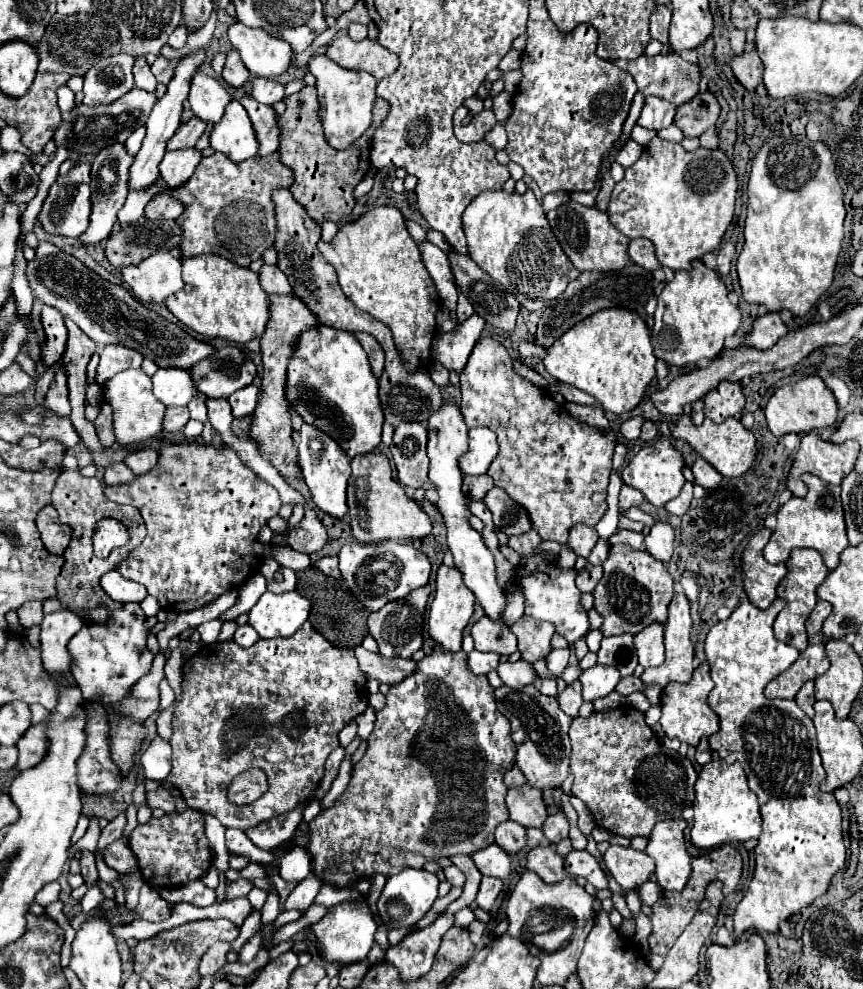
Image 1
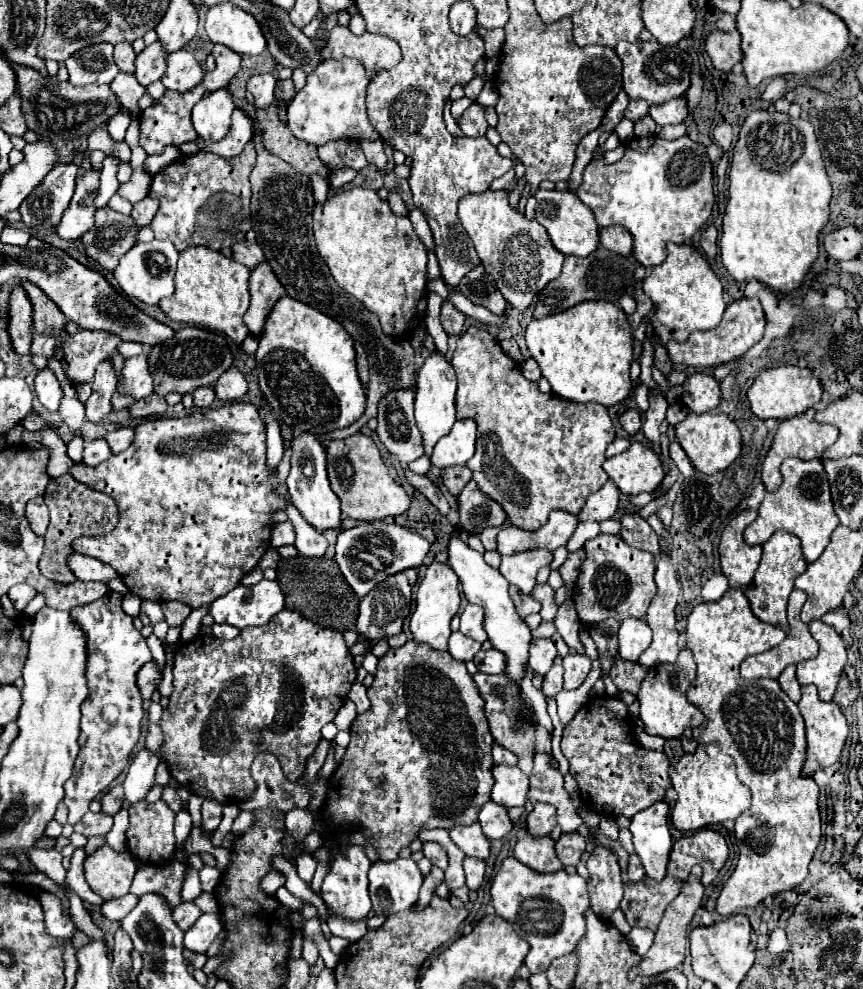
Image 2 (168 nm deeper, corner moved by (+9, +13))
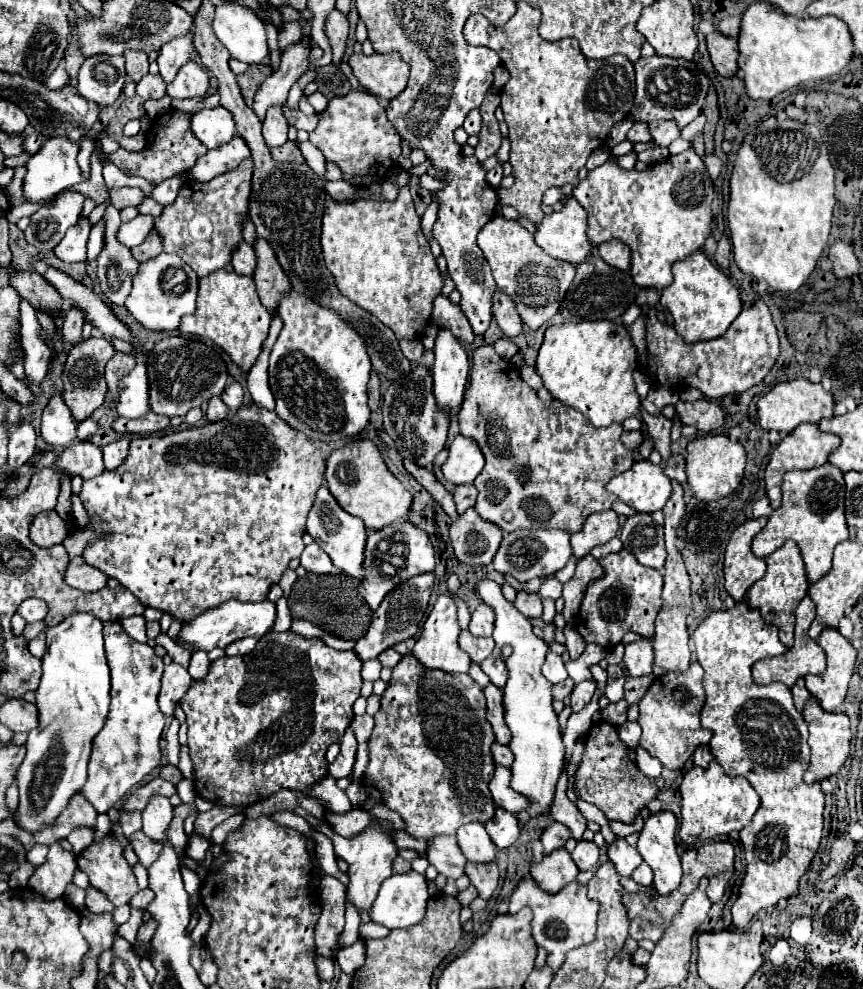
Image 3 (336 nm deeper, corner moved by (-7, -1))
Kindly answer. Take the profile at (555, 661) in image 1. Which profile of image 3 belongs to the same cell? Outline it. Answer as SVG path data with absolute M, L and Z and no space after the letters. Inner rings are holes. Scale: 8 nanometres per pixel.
M550 652L546 656L546 662L542 666L542 674L546 676L546 680L550 680L552 684L560 684L568 678L568 672L566 672L566 666L564 666L564 660L560 654L554 654Z

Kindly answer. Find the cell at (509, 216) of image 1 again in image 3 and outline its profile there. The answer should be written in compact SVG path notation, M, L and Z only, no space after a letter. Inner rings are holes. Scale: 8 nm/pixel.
M494 216L486 222L478 232L478 246L492 268L498 288L514 300L516 310L528 328L538 330L558 312L560 302L574 280L574 266L570 262L544 254L518 220L506 220L504 216Z

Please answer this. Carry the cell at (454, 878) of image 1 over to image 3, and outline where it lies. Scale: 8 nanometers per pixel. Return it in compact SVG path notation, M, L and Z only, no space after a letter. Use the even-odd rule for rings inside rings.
M434 836L426 852L428 862L446 878L460 878L464 874L466 858L458 848L456 836Z

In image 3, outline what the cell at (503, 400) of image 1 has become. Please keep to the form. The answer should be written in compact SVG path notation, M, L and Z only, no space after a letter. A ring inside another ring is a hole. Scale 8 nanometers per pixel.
M482 344L474 350L464 406L458 412L458 424L460 434L474 438L486 458L484 470L474 480L480 492L474 508L484 520L498 524L504 532L520 528L560 528L574 534L584 526L584 520L592 512L612 508L616 496L606 490L606 484L614 476L630 470L634 464L632 450L620 442L620 434L624 432L622 424L596 428L574 408L564 407L556 399L550 402L540 400L522 380L518 368L496 354L492 344Z

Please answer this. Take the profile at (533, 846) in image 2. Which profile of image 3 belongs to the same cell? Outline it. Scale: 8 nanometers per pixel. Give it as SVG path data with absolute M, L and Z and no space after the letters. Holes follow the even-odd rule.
M566 848L554 850L552 854L546 854L540 862L532 862L530 876L546 890L546 892L558 892L566 884L570 884L578 876L578 868L574 860L570 858Z

